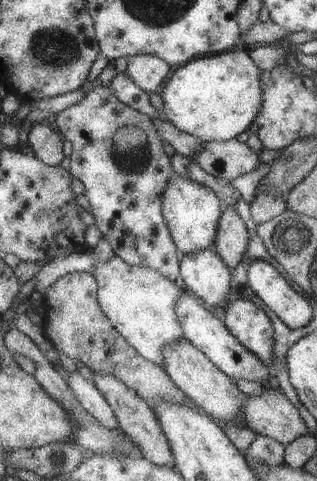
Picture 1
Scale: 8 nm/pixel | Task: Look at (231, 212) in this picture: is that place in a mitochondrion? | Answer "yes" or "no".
no

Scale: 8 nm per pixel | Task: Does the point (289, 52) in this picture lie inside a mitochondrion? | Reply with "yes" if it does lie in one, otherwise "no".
no

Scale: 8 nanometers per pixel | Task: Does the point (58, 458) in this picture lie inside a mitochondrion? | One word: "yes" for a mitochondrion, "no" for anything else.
yes

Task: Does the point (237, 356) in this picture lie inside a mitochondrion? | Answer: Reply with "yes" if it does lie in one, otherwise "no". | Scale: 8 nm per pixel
no

